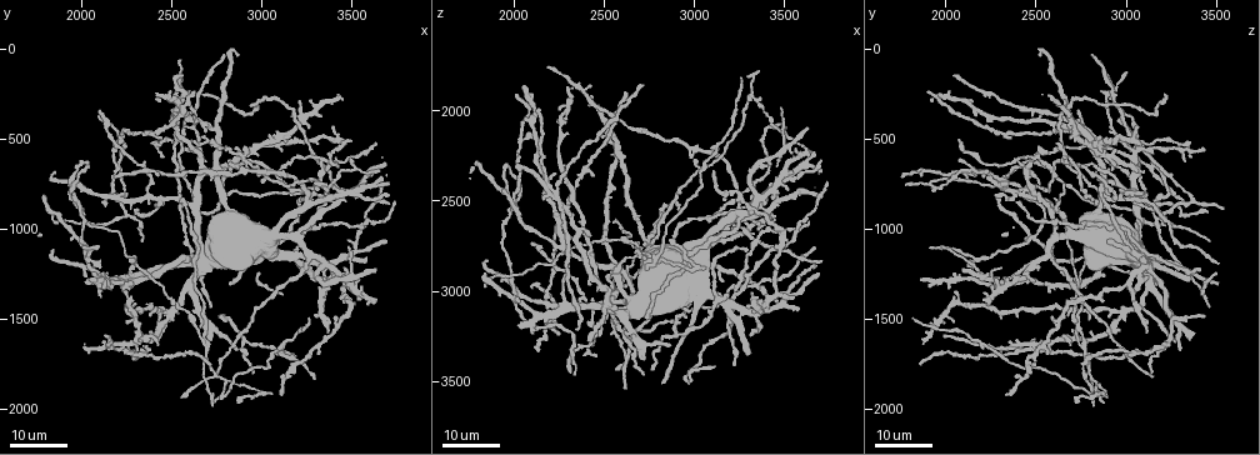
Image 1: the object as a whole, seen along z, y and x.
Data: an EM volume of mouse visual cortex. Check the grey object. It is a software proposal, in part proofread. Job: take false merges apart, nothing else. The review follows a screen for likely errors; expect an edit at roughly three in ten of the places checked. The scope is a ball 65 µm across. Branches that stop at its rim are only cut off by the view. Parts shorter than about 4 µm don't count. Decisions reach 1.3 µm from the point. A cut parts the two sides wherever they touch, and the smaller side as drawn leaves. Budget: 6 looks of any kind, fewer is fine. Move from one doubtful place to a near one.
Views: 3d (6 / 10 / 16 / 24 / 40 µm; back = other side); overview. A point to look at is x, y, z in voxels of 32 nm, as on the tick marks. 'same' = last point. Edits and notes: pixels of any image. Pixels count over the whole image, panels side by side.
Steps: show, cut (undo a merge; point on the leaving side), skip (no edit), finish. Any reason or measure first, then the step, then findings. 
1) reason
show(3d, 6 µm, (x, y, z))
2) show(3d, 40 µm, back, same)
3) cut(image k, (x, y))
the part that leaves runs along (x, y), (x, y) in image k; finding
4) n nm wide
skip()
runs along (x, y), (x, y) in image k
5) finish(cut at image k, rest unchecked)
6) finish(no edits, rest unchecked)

four or more arms meet
show(3d, 16 µm, (3360, 660, 2720))

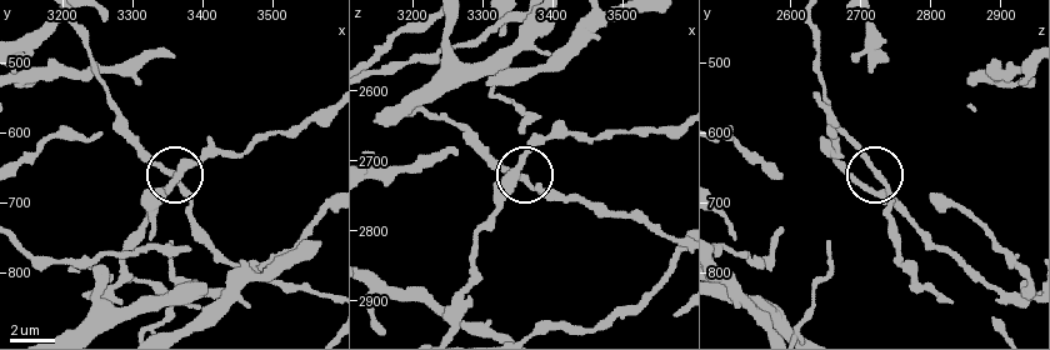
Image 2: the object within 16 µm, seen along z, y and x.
show(3d, 6 µm, (3365, 670, 2725))

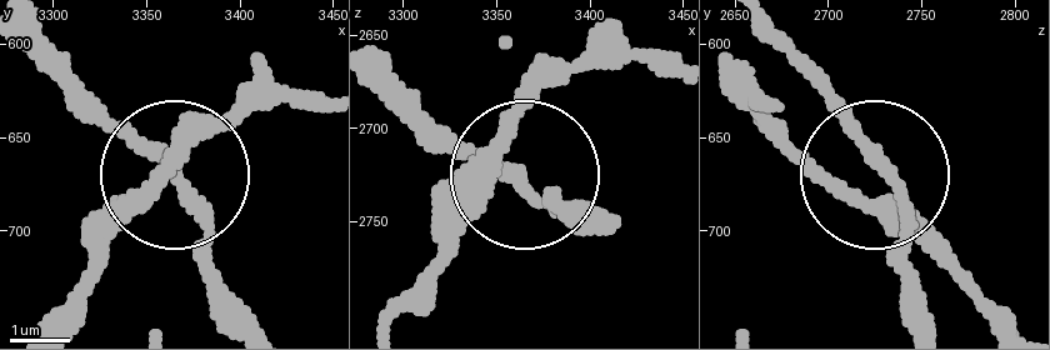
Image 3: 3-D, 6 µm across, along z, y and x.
side arm 15 µm
skip()
runs along (761, 29), (901, 208), (906, 308) in image 3; one neuron here

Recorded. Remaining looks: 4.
arms part here
show(3d, 24 µm, (3320, 620, 2400))

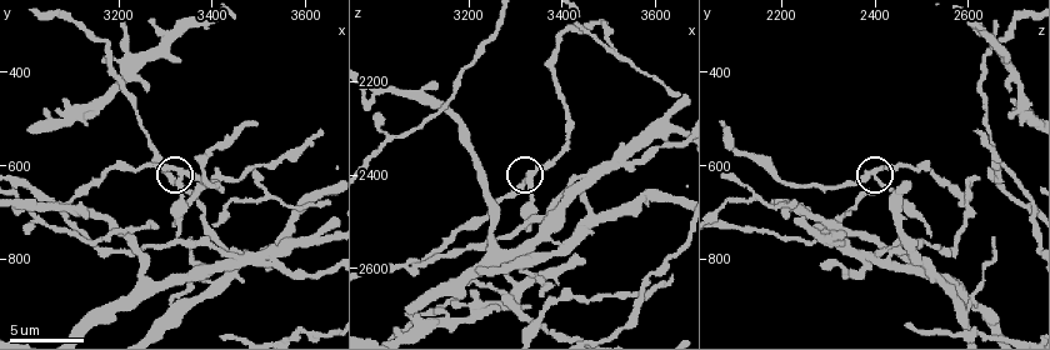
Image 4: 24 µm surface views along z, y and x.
show(3d, 10 µm, (3330, 610, 2410))

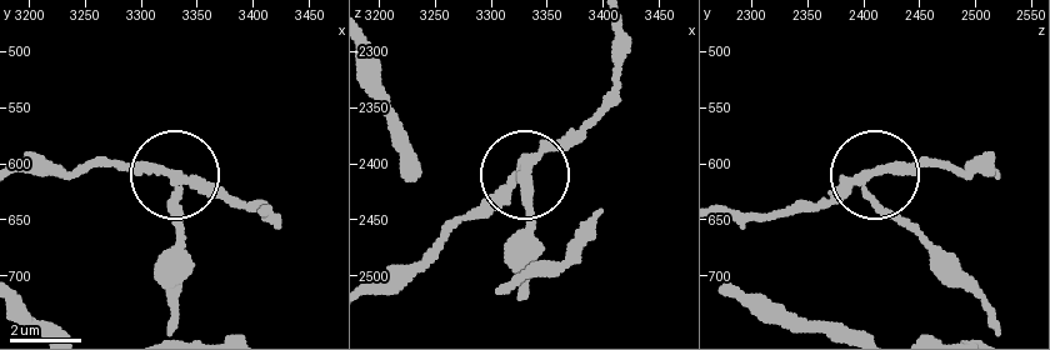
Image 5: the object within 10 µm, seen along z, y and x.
210 nm wide
cut(image 5, (181, 224))
the part that leaves runs along (184, 193), (184, 271), (171, 325) in image 5; a second neuron is stuck on

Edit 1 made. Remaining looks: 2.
three arms meet
show(3d, 6 µm, (3085, 680, 2585))

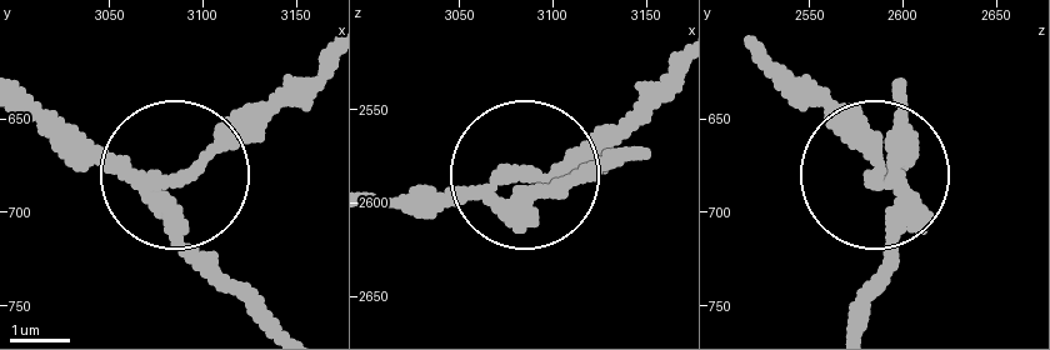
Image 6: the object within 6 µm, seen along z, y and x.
230 nm wide
skip()
runs along (274, 324), (199, 249), (169, 189), (284, 75) in image 6; all the same neuron

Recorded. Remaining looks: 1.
finish(cut at image 5, rest unchecked)

